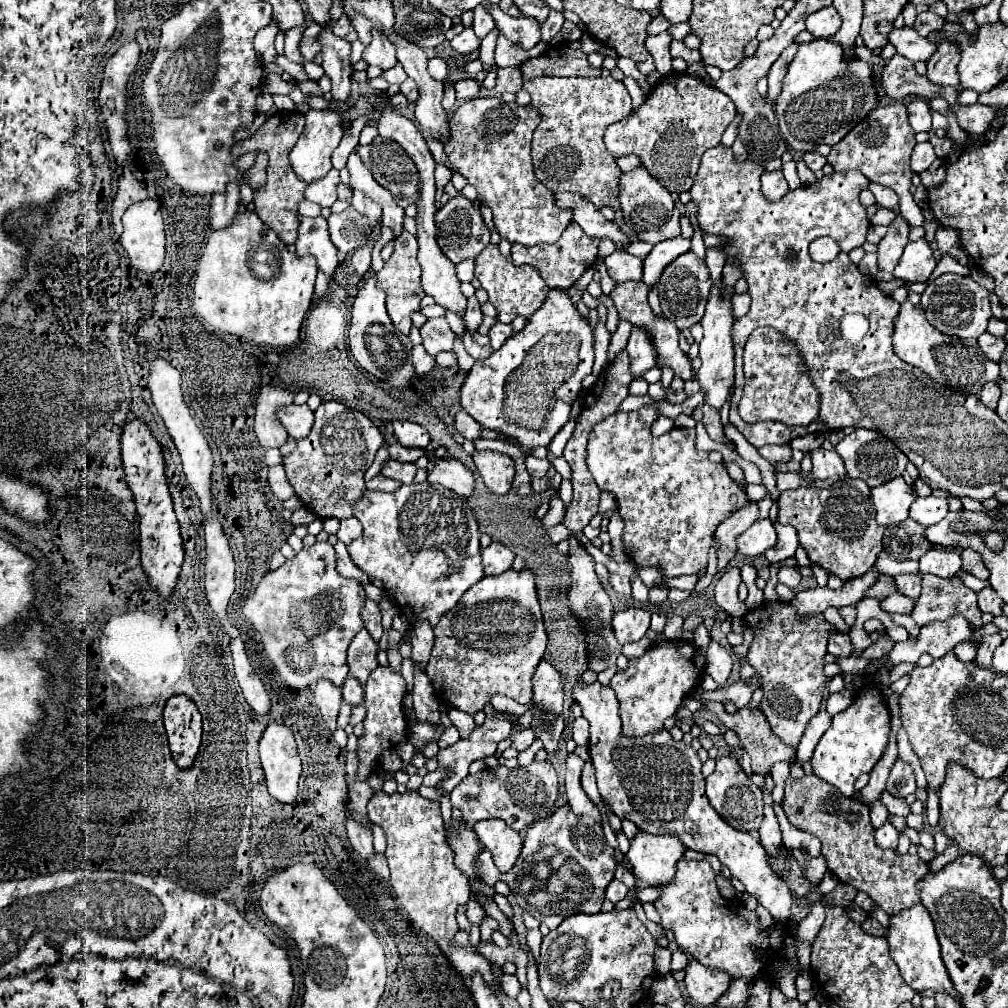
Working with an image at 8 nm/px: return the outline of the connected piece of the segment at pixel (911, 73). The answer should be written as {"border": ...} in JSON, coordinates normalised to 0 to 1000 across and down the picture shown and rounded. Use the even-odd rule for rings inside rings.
{"border":[[[887,54],[877,65],[873,83],[879,91],[879,97],[883,99],[895,99],[901,93],[911,93],[917,95],[919,99],[935,95],[940,103],[948,103],[948,95],[950,95],[946,87],[933,87],[923,83],[919,75],[909,73],[905,62],[901,62],[891,54]]]}

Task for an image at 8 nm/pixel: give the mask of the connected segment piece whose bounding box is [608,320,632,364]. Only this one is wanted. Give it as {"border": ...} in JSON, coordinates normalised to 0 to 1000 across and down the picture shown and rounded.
{"border":[[[617,317],[613,321],[613,327],[605,333],[605,343],[603,343],[603,361],[609,359],[609,355],[615,351],[615,347],[621,345],[621,339],[625,335],[625,327],[627,327],[627,321]]]}

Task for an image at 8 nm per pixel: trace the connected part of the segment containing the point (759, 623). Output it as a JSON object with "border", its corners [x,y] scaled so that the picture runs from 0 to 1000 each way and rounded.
{"border":[[[756,597],[754,603],[740,607],[738,615],[748,625],[748,635],[742,645],[742,657],[756,673],[758,690],[754,704],[758,706],[766,726],[780,740],[790,744],[804,712],[808,712],[813,704],[817,681],[821,675],[815,667],[815,653],[819,649],[821,627],[825,627],[827,621],[819,617],[815,609],[794,615],[782,597]]]}

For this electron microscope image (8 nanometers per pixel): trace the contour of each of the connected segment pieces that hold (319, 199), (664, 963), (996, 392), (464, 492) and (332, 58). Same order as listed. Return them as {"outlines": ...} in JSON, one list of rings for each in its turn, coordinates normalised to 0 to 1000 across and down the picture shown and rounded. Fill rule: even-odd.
{"outlines":[[[[327,169],[321,177],[313,179],[313,183],[306,185],[302,194],[317,204],[329,204],[333,200],[333,179],[337,179],[335,169]]],[[[651,940],[649,944],[651,964],[654,967],[661,967],[665,964],[666,943],[663,940]]],[[[980,379],[980,381],[976,381],[976,385],[974,385],[974,389],[972,389],[972,397],[974,397],[974,401],[976,401],[978,405],[988,407],[990,393],[992,393],[992,385],[990,385],[988,379]]],[[[437,454],[425,466],[425,478],[438,480],[456,492],[466,492],[470,484],[470,472],[450,454]]],[[[325,22],[319,26],[317,34],[313,36],[317,42],[317,56],[319,56],[319,67],[323,75],[329,79],[329,97],[337,103],[343,103],[347,97],[347,73],[349,73],[349,62],[347,62],[347,42],[339,40],[329,32],[329,24]]]]}

